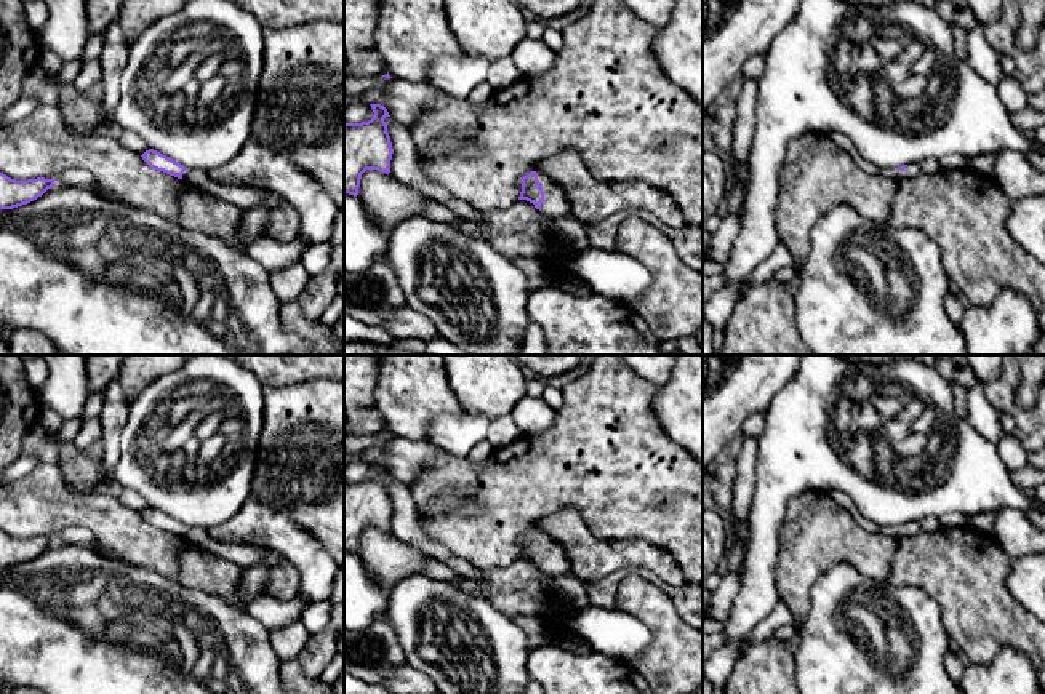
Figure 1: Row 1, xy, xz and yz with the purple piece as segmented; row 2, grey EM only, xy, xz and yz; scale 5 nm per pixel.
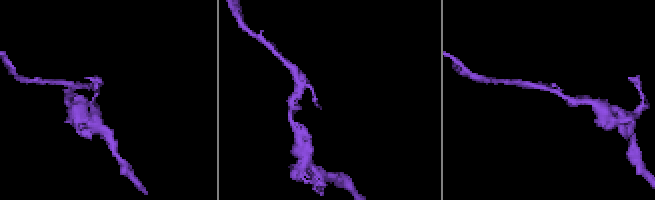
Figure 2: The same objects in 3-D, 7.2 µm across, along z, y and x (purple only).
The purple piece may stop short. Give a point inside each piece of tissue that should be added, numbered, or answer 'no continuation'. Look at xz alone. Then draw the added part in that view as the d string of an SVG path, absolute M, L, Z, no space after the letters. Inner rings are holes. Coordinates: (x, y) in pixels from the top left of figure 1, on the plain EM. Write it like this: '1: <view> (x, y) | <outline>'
1: xz (556, 562) | M538 531L538 542L543 545L544 560L541 561L541 572L546 576L571 576L571 563L567 548L543 532Z

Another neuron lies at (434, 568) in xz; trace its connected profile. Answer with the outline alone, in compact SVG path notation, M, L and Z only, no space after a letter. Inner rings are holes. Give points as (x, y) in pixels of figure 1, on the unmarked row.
M435 558L427 560L426 566L416 572L422 572L437 580L453 580L459 576L453 568Z

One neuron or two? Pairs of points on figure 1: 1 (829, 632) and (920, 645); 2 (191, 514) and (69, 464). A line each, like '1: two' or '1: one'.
1: one
2: two

